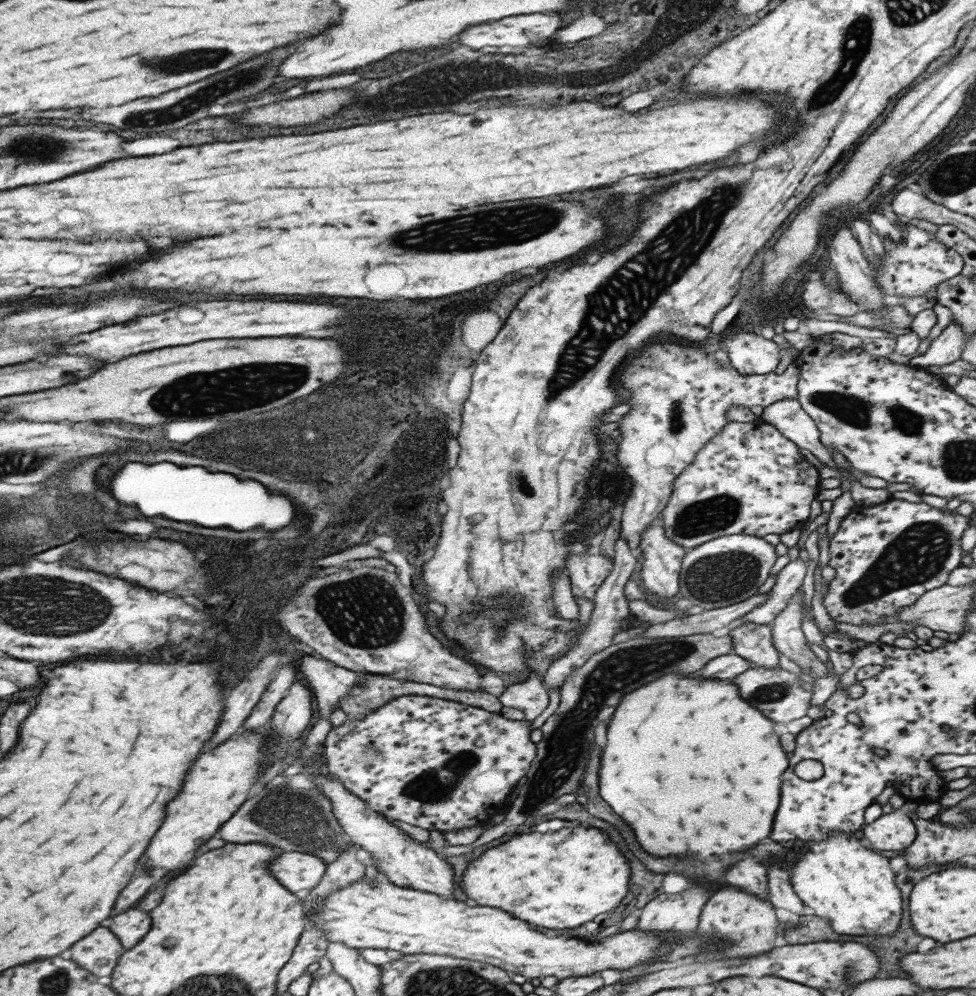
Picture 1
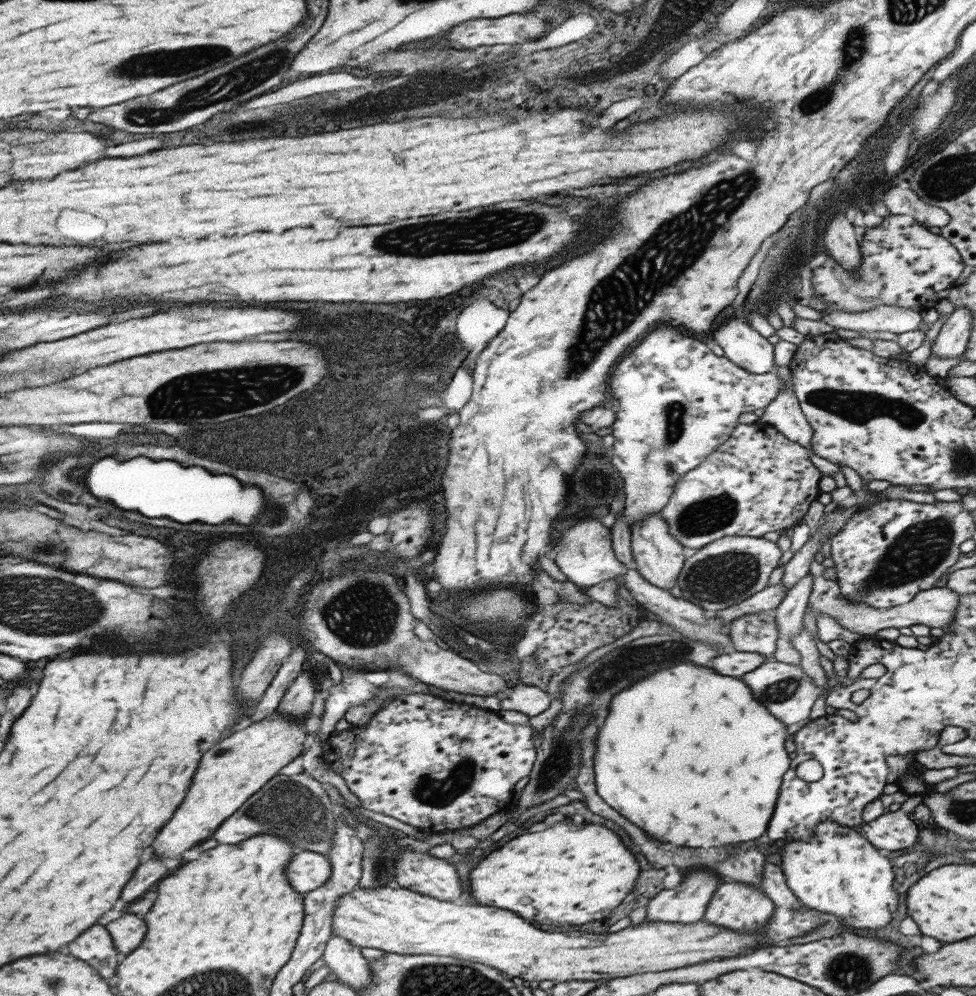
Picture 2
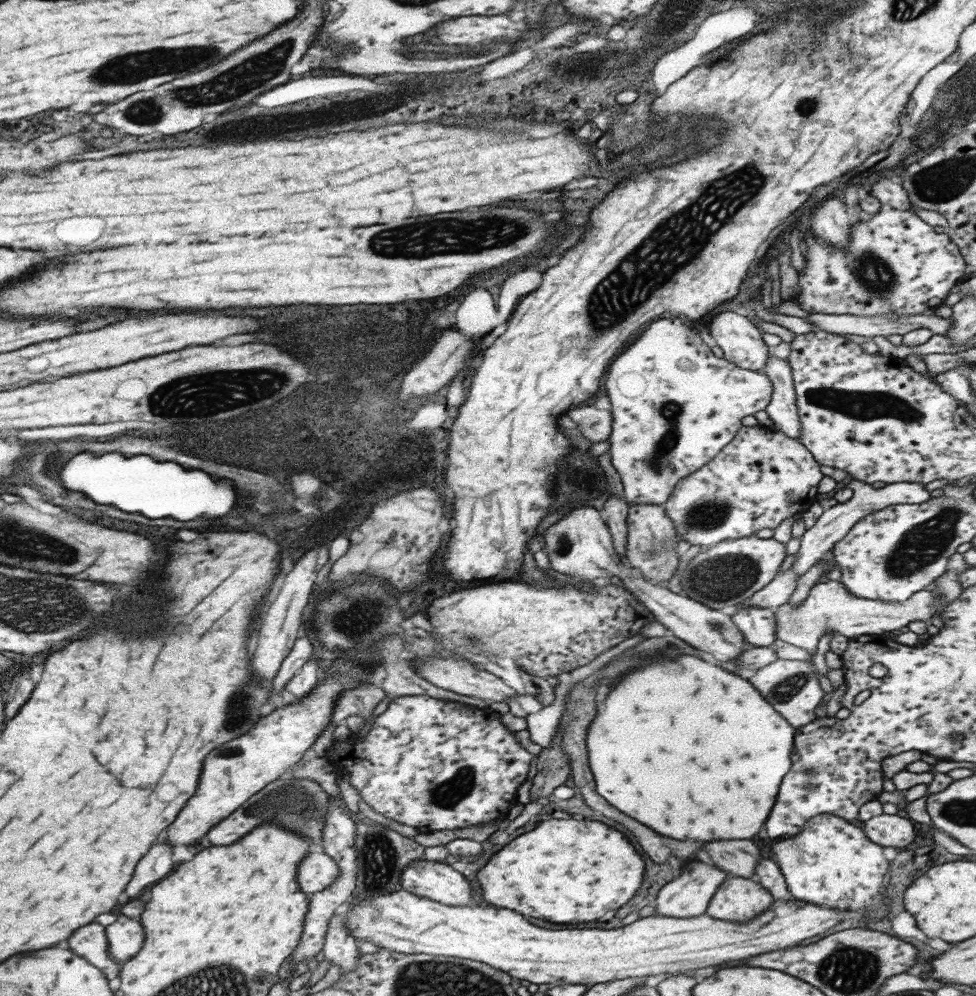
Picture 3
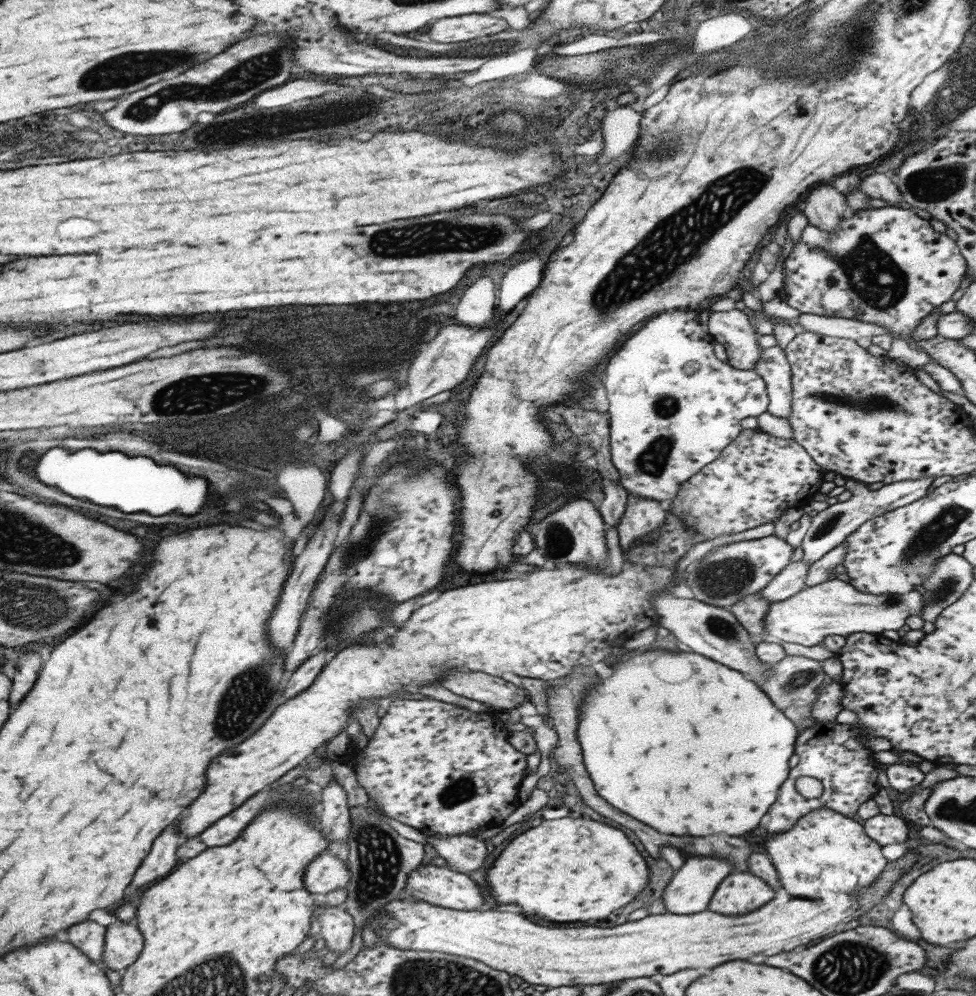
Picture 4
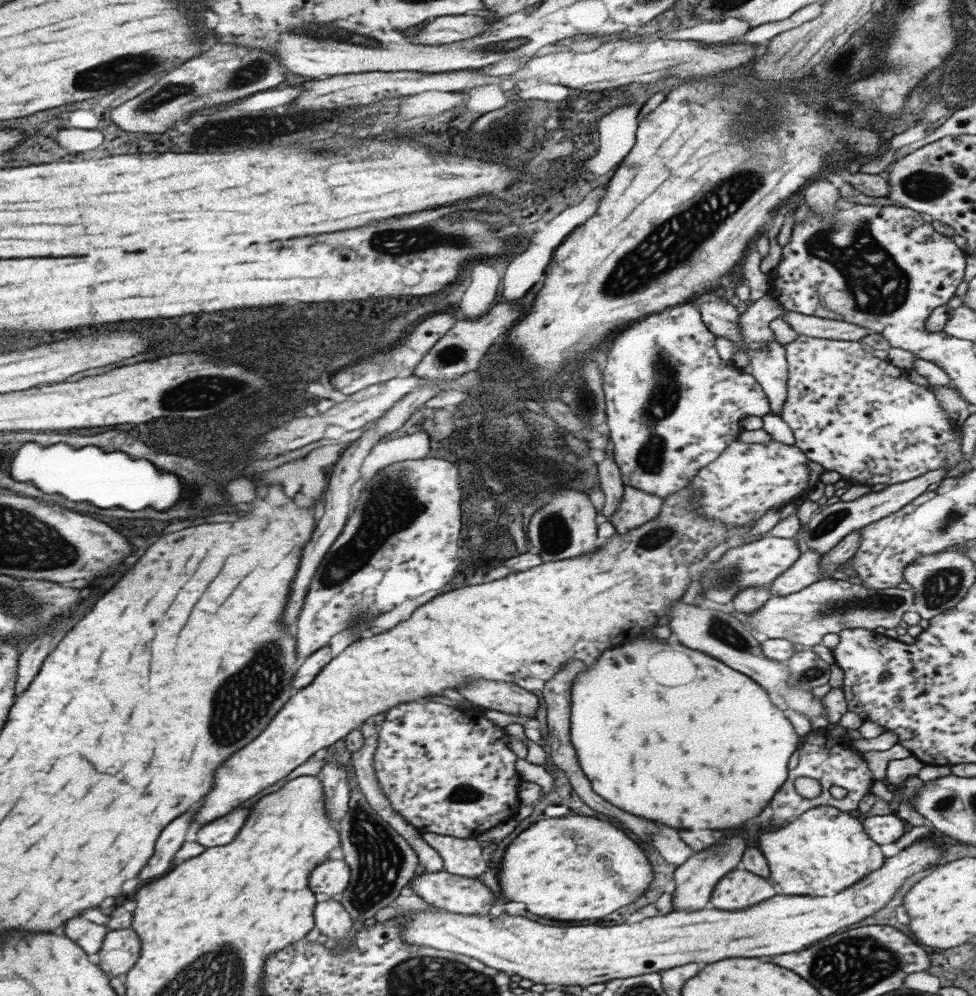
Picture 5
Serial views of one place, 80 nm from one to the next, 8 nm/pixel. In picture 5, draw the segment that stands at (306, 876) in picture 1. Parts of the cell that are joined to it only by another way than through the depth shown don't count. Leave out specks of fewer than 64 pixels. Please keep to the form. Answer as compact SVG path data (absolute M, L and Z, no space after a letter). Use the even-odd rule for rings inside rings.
M327 859L318 864L308 875L308 887L315 894L337 897L346 889L350 877L347 863L337 859Z

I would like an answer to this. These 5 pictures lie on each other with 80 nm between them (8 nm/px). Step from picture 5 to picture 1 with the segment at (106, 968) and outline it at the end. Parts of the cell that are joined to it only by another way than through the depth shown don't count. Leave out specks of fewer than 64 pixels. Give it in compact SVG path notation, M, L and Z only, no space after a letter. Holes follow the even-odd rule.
M129 908L127 912L111 918L109 930L119 939L121 946L129 950L149 930L149 916L145 912Z

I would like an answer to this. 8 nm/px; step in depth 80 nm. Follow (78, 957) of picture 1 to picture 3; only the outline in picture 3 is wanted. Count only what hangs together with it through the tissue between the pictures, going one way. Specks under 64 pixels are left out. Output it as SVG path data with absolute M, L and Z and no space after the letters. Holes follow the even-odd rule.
M91 922L91 924L85 924L85 928L77 928L77 932L69 936L67 946L77 956L96 966L107 980L118 976L120 965L108 957L107 939L103 934L103 926Z

